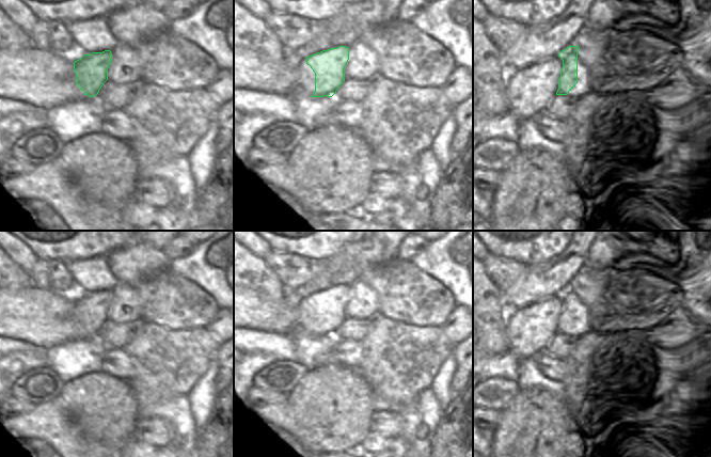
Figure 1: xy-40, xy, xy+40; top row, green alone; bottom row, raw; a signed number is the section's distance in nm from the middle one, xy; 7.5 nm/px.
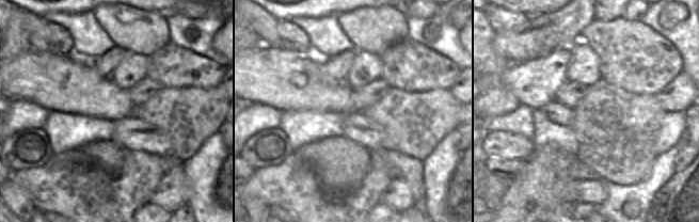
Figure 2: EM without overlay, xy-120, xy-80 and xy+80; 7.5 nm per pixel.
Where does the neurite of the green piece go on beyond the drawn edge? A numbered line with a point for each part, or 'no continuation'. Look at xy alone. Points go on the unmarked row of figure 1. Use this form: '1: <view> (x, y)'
1: xy (305, 322)

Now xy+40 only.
1: xy+40 (530, 329)

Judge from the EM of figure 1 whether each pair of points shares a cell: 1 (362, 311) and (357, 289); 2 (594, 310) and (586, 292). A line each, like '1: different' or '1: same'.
1: same
2: same

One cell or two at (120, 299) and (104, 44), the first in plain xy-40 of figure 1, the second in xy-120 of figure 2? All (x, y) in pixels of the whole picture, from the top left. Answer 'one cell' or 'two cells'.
two cells

